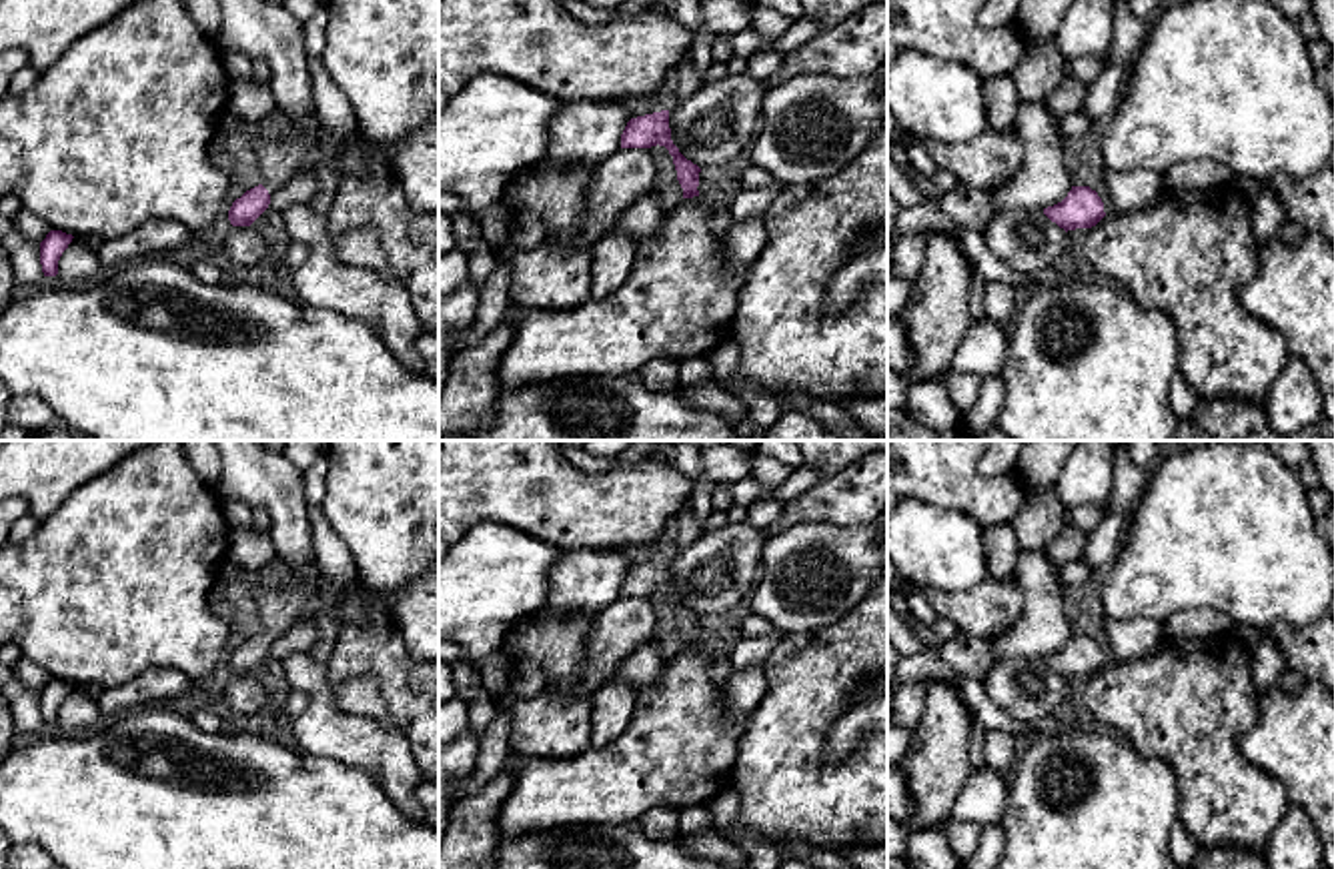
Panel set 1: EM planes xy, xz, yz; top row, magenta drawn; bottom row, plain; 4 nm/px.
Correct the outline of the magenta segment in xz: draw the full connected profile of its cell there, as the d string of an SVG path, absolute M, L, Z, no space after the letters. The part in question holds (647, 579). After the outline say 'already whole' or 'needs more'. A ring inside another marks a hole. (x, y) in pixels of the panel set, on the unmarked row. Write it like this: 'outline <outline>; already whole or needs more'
outline M669 559L631 567L621 583L621 597L651 597L665 595L673 605L677 629L683 637L683 647L699 645L701 617L687 609L671 589Z; already whole

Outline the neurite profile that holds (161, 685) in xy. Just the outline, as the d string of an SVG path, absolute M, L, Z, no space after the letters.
M152 667L138 677L96 693L106 721L148 705L170 705L190 695L194 681L172 667Z

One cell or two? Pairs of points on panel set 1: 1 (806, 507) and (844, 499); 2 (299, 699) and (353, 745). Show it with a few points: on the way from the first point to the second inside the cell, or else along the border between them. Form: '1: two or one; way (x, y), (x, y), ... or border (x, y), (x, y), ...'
1: one; way (816, 503), (834, 499)
2: two; border (301, 687), (307, 695), (307, 707), (295, 719)

